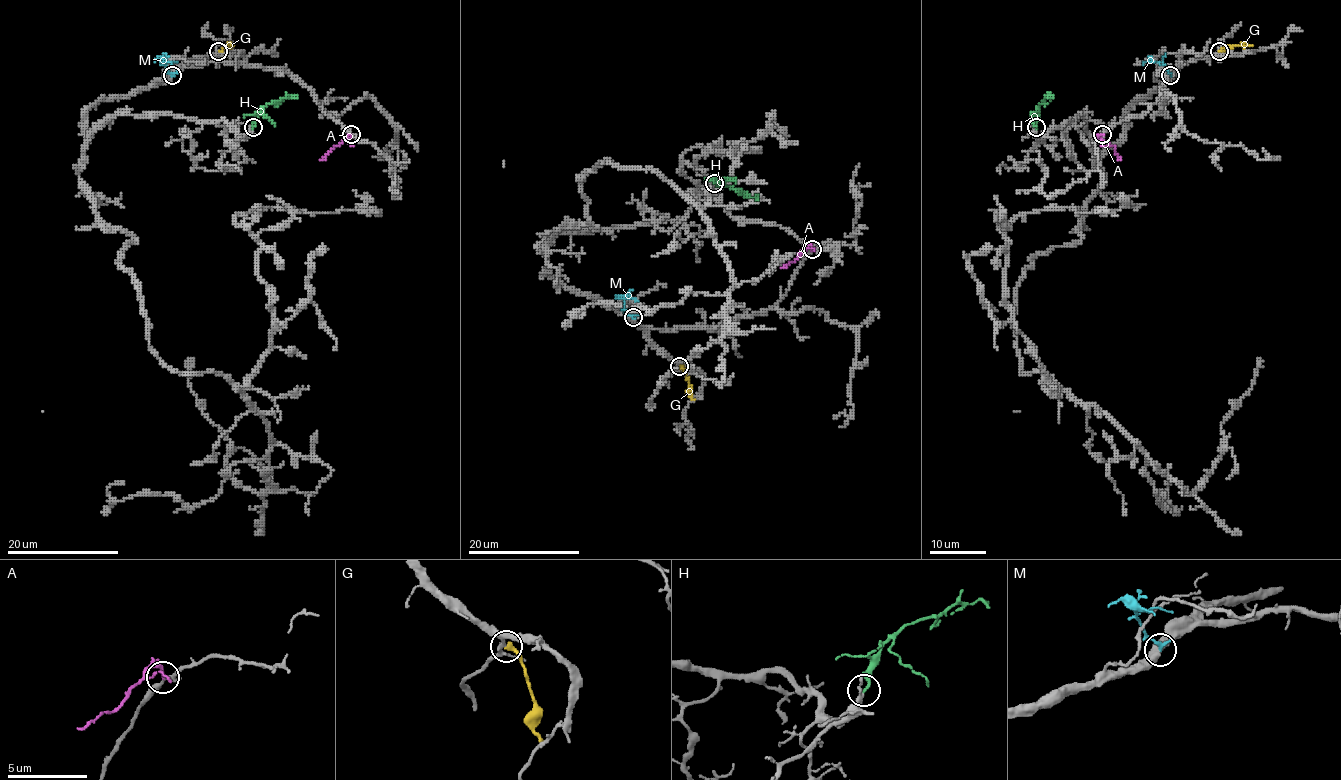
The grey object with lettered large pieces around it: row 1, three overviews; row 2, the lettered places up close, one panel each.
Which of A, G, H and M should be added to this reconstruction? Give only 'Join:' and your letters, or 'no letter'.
Join: H

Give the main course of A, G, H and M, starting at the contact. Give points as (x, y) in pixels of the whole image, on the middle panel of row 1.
A: (812, 248), (808, 246), (794, 261), (781, 267)
G: (679, 366), (685, 371), (689, 395), (693, 399)
H: (714, 183), (752, 197), (757, 195)
M: (633, 317), (625, 310), (625, 300), (627, 297), (637, 300)

